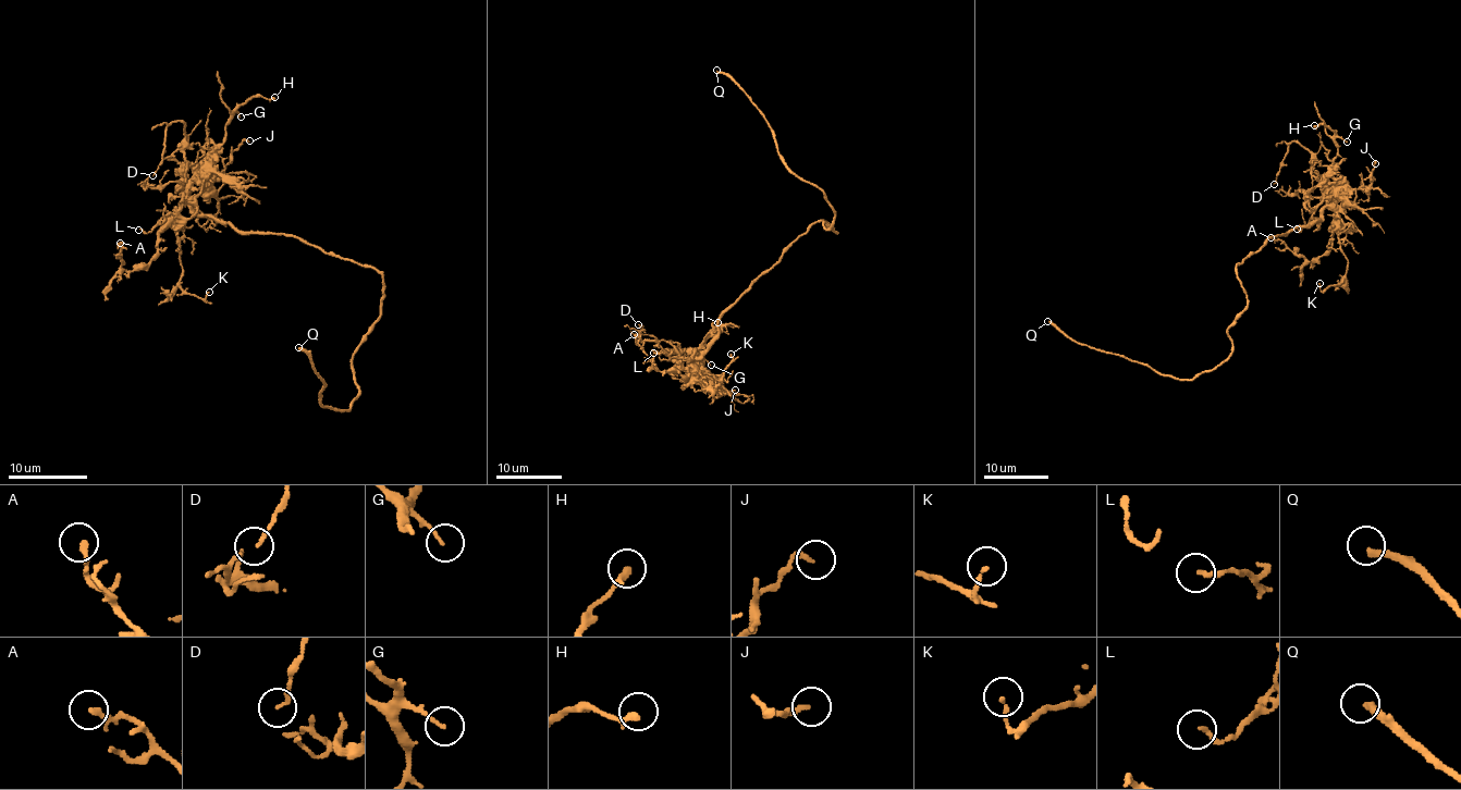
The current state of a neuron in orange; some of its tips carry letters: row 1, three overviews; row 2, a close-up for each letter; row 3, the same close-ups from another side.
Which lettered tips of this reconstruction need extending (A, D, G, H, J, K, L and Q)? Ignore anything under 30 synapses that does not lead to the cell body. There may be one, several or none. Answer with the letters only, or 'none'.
Q

